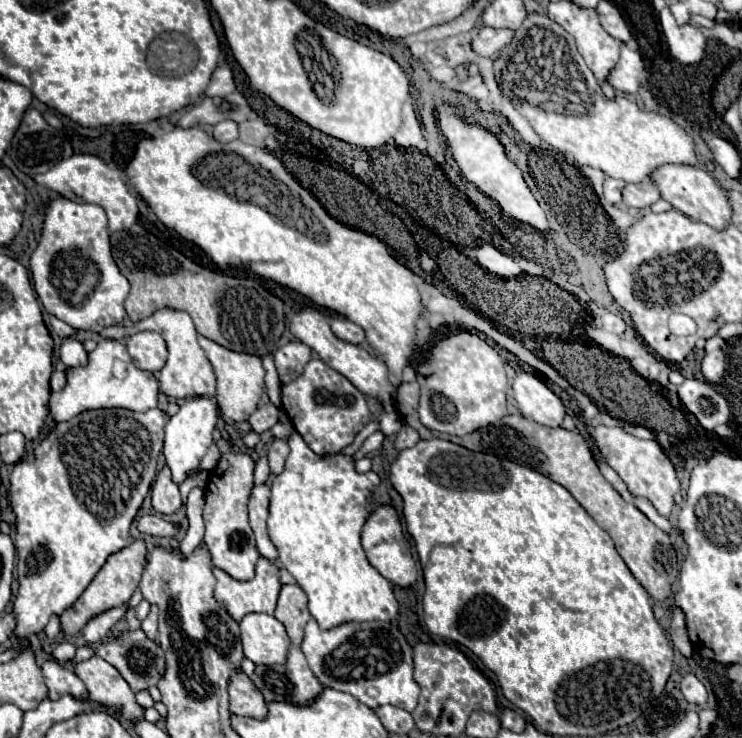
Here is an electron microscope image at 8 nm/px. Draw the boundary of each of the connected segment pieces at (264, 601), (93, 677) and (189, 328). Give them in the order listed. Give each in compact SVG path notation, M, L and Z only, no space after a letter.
M260 556L256 564L256 576L248 582L234 580L218 568L214 568L214 574L218 578L214 596L226 606L236 622L250 612L274 614L278 592L282 588L280 568L276 562L264 560L264 556Z
M92 656L84 662L72 662L72 666L76 676L84 682L92 700L102 702L110 708L120 708L122 718L126 720L142 718L144 710L136 704L134 692L112 664L108 664L100 656Z
M160 308L152 316L136 322L132 330L152 330L164 336L164 342L168 346L168 360L166 366L160 370L158 382L160 382L160 392L170 396L170 398L192 398L192 396L204 396L212 394L216 390L216 378L210 360L204 356L204 350L200 348L196 336L194 322L188 312L182 310L172 310L172 308Z

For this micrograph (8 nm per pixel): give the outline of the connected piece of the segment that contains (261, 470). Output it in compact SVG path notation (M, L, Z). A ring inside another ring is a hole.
M260 456L256 462L256 470L254 470L254 484L264 484L270 476L270 468L268 468L268 458Z

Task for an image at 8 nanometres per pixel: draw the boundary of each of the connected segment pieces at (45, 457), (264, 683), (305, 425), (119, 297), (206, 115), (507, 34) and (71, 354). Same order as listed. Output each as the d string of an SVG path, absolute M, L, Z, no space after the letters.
M108 408L108 410L86 410L78 414L72 420L56 424L56 428L26 456L22 458L12 474L10 474L10 484L12 484L12 506L16 512L16 532L14 532L14 546L16 546L16 568L18 568L18 596L14 600L12 610L16 612L16 628L14 634L18 636L32 636L38 634L46 624L52 614L62 614L68 606L72 606L78 596L86 590L86 586L92 582L96 572L104 566L106 558L118 550L122 550L128 544L128 534L130 534L130 524L140 510L144 498L150 492L150 484L154 482L156 470L158 470L158 456L162 452L162 442L164 442L164 412L158 408L146 410L146 412L132 412L124 408Z
M298 646L288 648L284 664L258 664L250 676L266 700L286 700L292 704L312 702L322 684L306 664L306 656Z
M318 358L310 360L304 366L302 376L292 380L292 384L282 386L282 408L304 442L320 456L342 452L370 422L366 396L348 378Z
M62 196L50 200L44 212L42 238L38 242L38 248L30 256L30 272L34 278L34 290L40 296L46 312L64 320L72 328L98 334L108 326L122 324L124 314L126 314L124 300L130 292L130 284L126 276L120 274L112 258L108 220L106 220L106 212L100 206L88 204L88 202L74 202Z
M234 92L226 98L204 98L198 106L194 106L190 112L186 112L178 126L196 126L196 124L218 124L220 120L234 120L244 122L250 116L250 106L246 98L240 92Z
M482 28L478 32L478 36L474 38L472 46L482 56L494 56L496 50L502 50L512 42L514 34L516 32L508 30L508 28L498 28L498 30L496 28Z
M64 338L62 346L60 346L60 360L66 366L84 366L88 360L88 354L82 346L80 340L76 338Z

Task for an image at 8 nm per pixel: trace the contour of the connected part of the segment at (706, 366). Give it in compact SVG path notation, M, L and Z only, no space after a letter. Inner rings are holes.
M710 338L706 342L706 356L702 360L702 374L710 384L716 384L724 376L726 344L722 338Z

